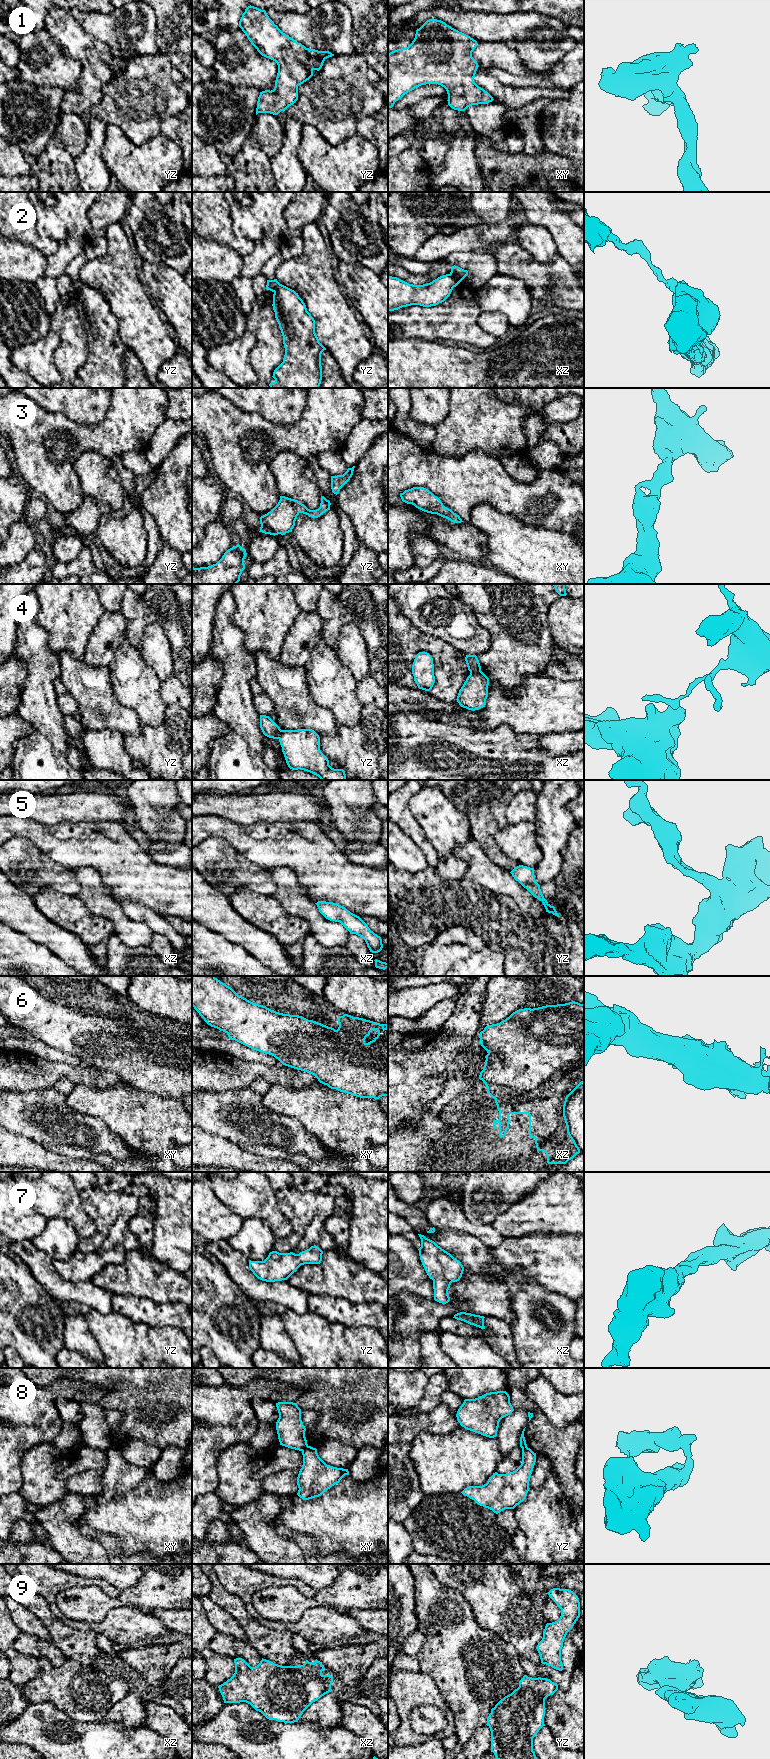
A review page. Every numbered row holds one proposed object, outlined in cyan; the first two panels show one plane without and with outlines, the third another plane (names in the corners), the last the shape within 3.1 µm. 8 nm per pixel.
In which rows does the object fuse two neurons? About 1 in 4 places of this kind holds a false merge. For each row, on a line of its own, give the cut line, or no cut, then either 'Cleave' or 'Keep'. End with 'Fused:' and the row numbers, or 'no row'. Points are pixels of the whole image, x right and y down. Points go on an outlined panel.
1: No split. Keep
2: Split along xz (449, 274), (459, 282). Cleave
3: No split. Keep
4: Split along xz (480, 670), (470, 673). Cleave
5: No split. Keep
6: No split. Keep
7: No split. Keep
8: Split along xy (307, 1445), (301, 1450). Cleave
9: No split. Keep
Fused: 2, 4, 8

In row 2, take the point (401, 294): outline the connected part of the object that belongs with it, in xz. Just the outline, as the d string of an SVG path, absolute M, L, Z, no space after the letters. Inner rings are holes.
M450 274L423 285L409 284L397 277L388 276L388 311L411 305L436 306L444 302L458 284L459 281Z

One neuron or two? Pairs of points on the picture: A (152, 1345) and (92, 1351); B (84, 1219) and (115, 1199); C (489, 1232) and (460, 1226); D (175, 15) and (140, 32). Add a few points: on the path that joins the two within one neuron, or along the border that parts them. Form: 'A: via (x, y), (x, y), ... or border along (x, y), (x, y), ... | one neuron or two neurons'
A: border along (89, 1329), (104, 1357) | two neurons
B: border along (80, 1193), (94, 1225), (88, 1238) | two neurons
C: via (482, 1232), (467, 1227) | one neuron
D: border along (153, 10), (156, 16), (157, 48) | two neurons

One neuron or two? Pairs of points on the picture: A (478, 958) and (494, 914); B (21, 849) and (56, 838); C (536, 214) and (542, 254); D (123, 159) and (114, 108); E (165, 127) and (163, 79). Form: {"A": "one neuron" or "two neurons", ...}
{"A": "two neurons", "B": "two neurons", "C": "two neurons", "D": "two neurons", "E": "two neurons"}

